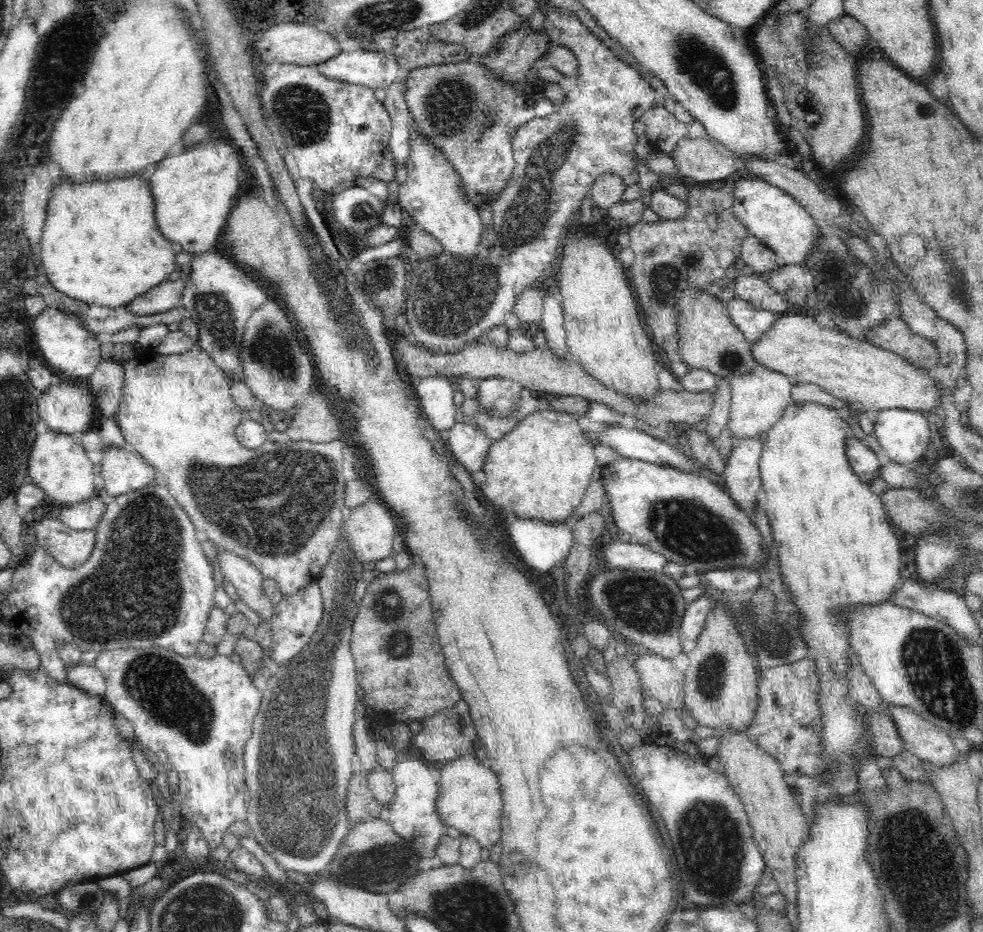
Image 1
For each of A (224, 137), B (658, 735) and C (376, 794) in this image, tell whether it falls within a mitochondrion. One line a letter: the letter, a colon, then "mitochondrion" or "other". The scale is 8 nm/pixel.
A: other
B: other
C: other

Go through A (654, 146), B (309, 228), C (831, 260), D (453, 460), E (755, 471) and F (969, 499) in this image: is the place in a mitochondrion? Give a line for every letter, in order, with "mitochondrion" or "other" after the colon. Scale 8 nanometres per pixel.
A: other
B: other
C: mitochondrion
D: other
E: other
F: mitochondrion

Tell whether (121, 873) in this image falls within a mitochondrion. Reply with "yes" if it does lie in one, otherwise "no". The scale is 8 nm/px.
no

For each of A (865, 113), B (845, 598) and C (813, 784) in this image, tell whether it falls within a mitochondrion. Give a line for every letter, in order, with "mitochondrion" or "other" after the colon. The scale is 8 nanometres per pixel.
A: other
B: other
C: other

